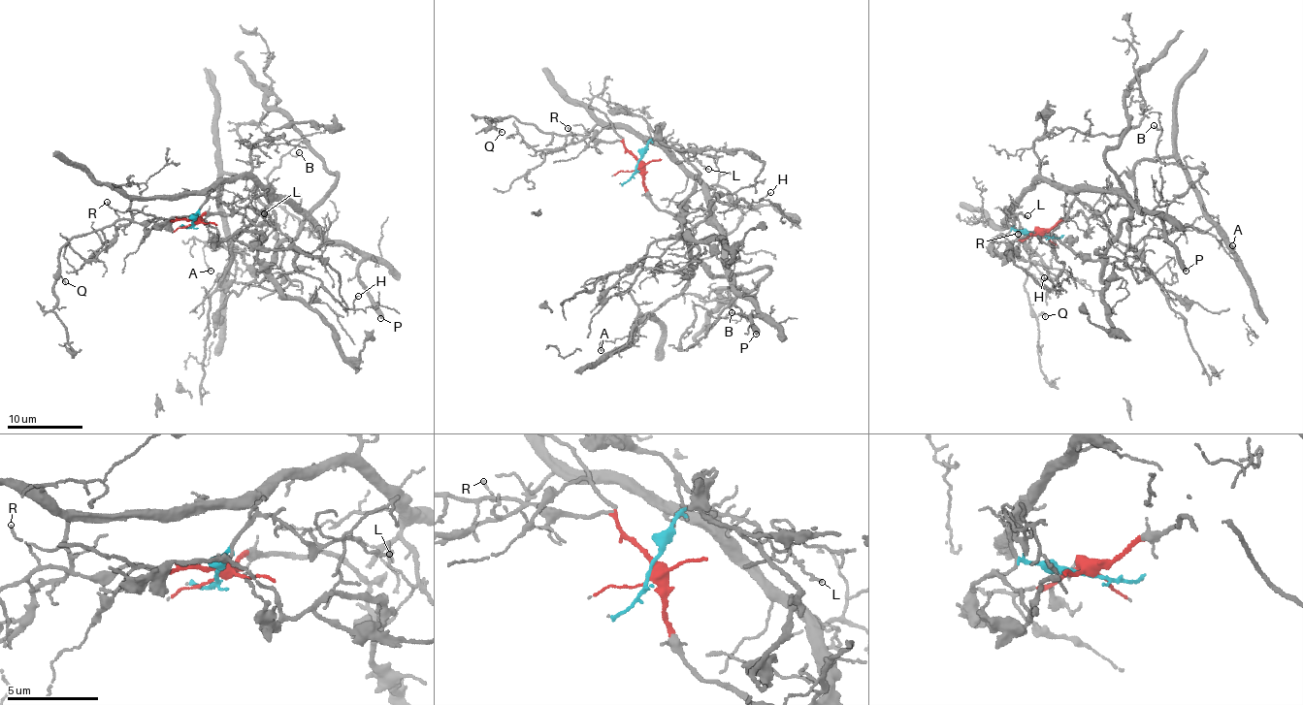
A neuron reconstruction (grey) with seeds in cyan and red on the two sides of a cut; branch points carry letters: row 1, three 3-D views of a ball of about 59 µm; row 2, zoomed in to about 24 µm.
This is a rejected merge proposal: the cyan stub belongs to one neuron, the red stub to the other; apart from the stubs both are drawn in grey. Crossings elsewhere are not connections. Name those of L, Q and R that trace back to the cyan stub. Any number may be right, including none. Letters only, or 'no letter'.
L

